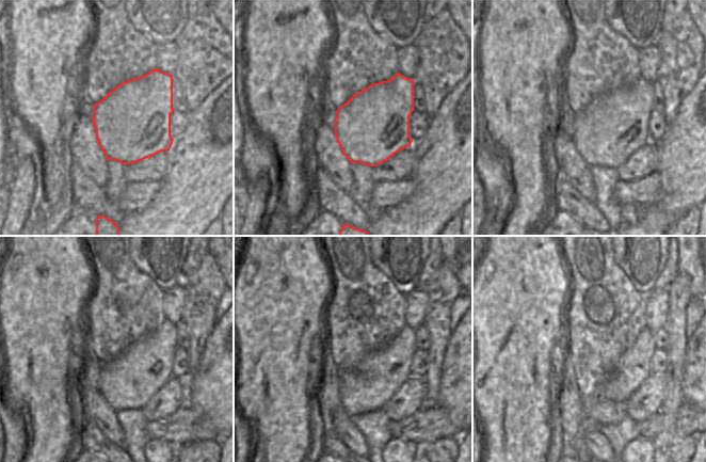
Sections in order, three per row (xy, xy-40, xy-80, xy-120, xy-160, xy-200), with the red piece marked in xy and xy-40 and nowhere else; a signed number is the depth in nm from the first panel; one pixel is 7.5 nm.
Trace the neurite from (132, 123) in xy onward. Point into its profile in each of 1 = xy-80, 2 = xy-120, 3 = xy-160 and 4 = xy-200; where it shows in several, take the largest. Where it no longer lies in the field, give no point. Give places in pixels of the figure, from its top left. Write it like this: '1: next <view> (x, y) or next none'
1: next xy-80 (613, 125)
2: next xy-120 (128, 382)
3: next xy-160 (367, 387)
4: next xy-200 (634, 367)

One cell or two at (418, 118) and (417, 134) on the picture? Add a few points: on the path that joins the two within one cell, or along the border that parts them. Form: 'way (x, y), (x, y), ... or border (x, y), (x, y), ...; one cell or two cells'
way (418, 123), (417, 130); one cell

